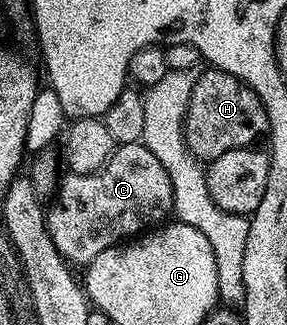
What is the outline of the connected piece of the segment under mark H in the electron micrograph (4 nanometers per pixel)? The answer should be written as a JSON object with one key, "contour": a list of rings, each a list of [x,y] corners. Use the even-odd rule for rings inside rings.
{"contour":[[[216,69],[202,70],[196,76],[189,108],[185,114],[185,140],[193,154],[202,161],[212,161],[223,157],[223,153],[231,153],[231,149],[251,147],[258,142],[257,138],[264,136],[269,129],[269,118],[265,106],[259,97],[243,81],[239,81],[231,73]]]}

